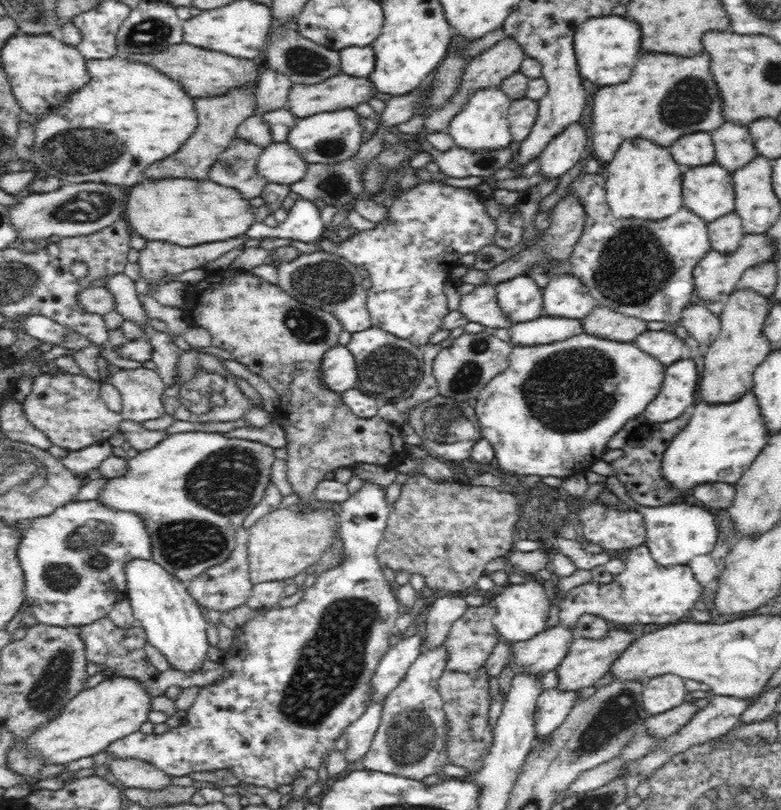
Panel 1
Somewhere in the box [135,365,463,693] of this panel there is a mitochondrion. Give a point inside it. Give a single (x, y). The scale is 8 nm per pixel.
(224, 484)

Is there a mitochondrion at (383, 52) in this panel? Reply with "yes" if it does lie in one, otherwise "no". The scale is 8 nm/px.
no

